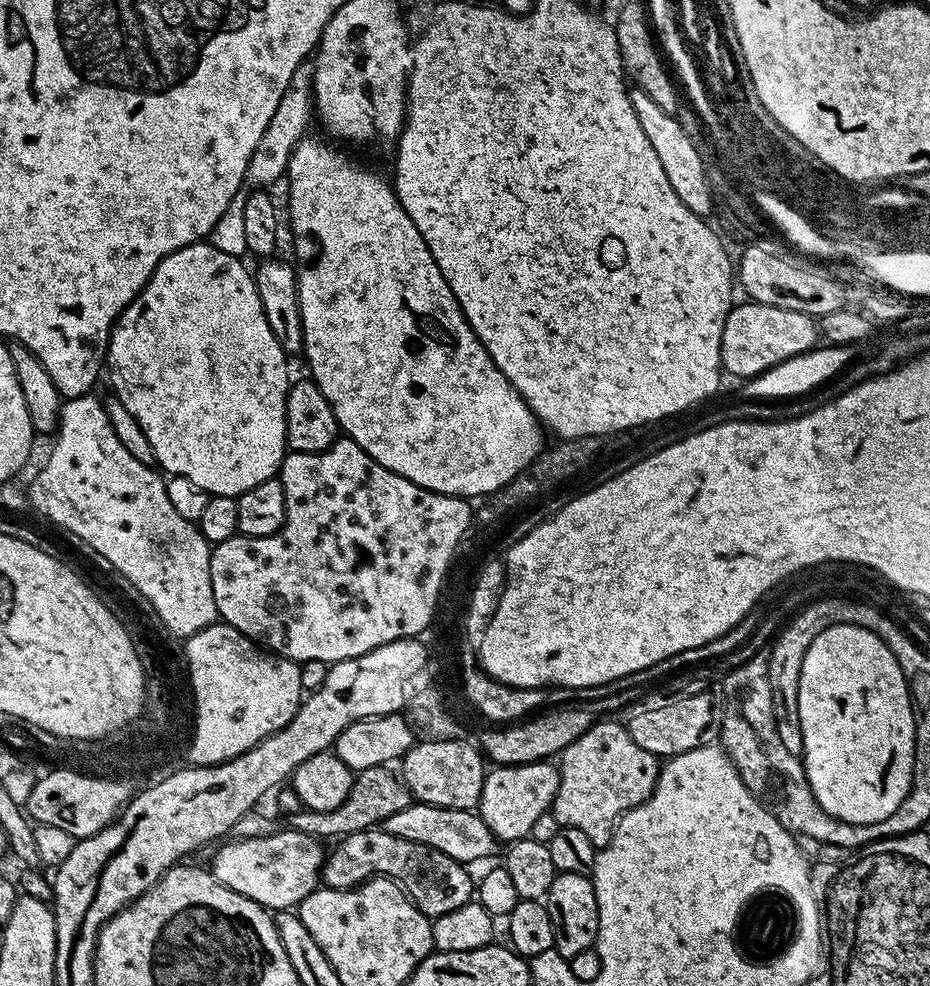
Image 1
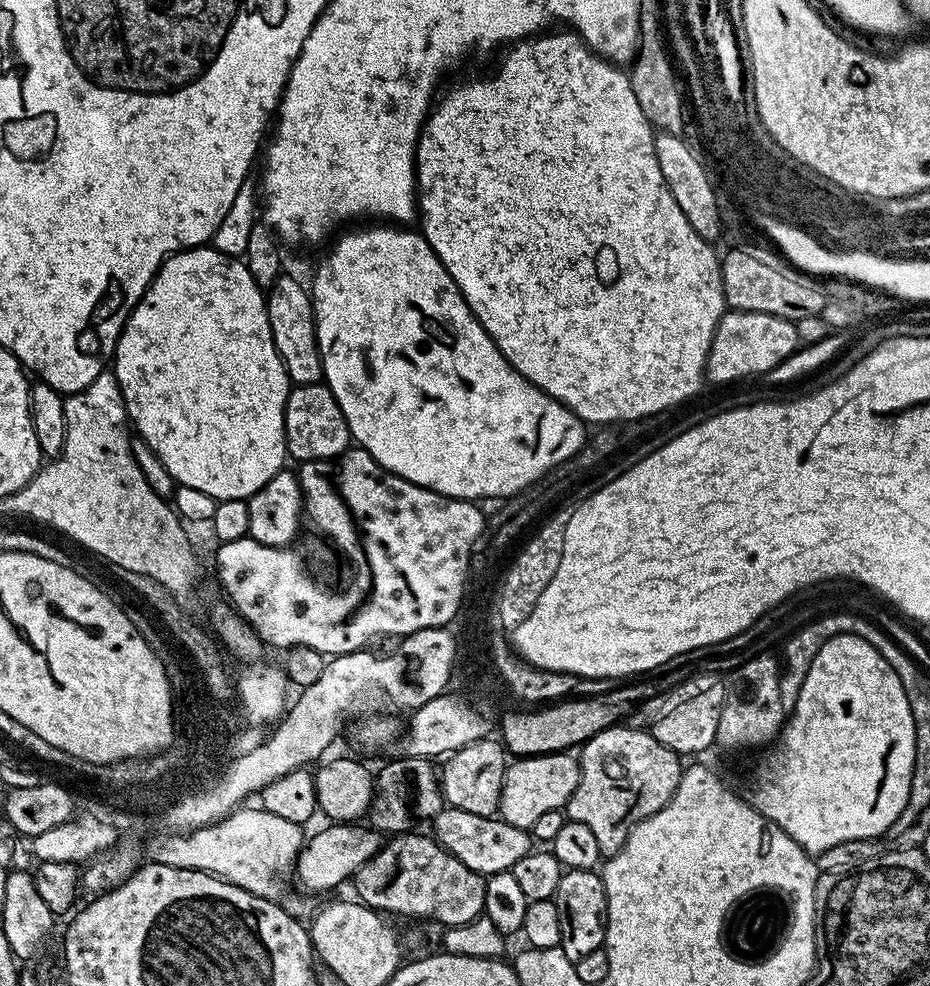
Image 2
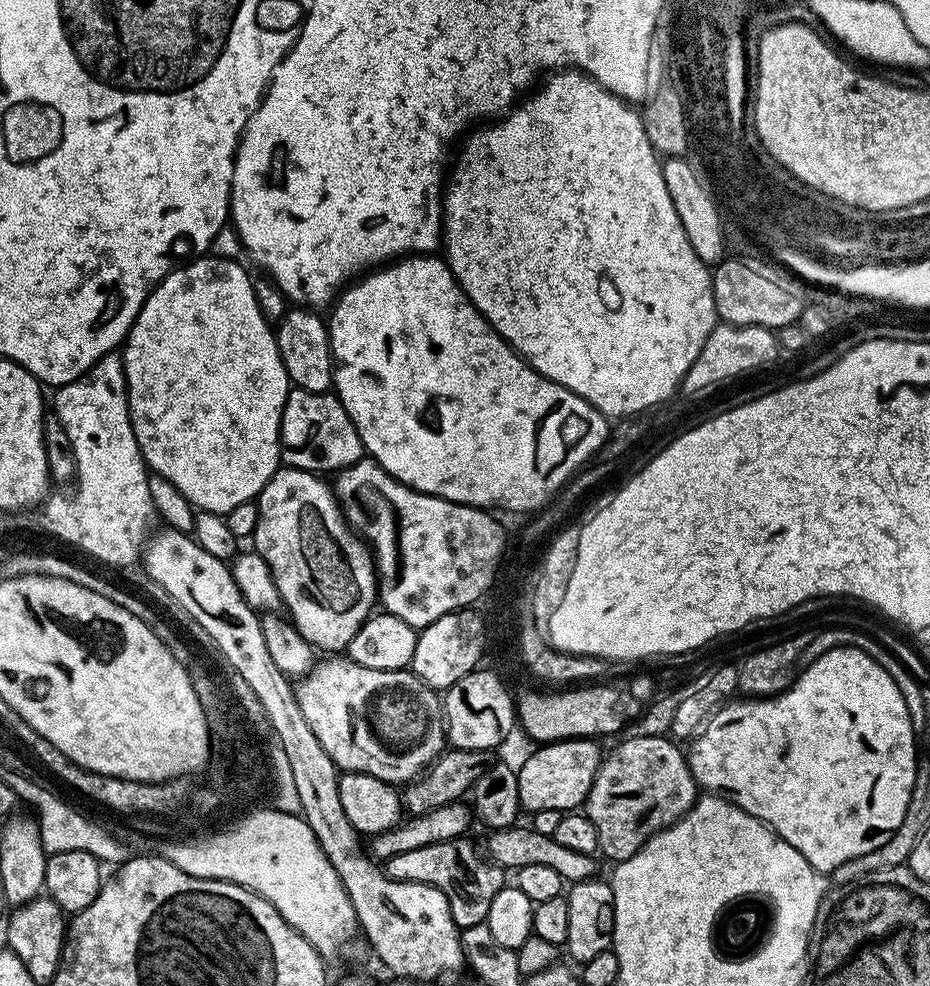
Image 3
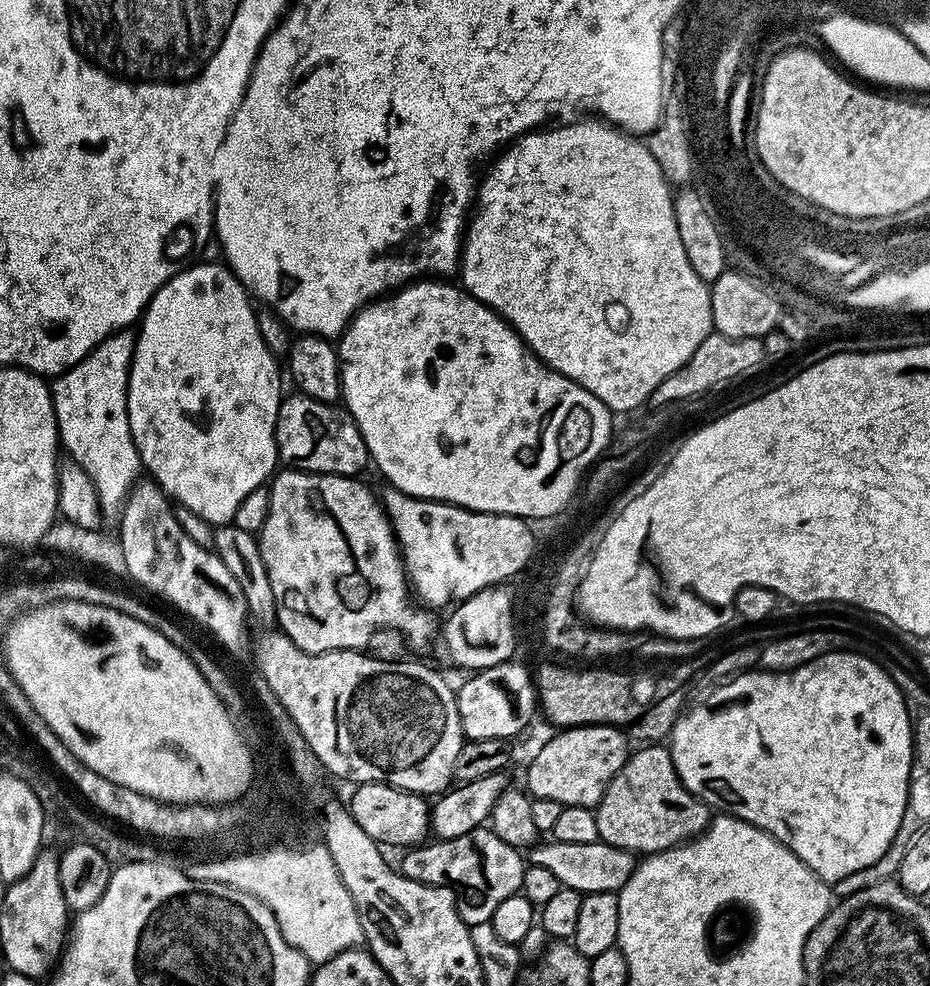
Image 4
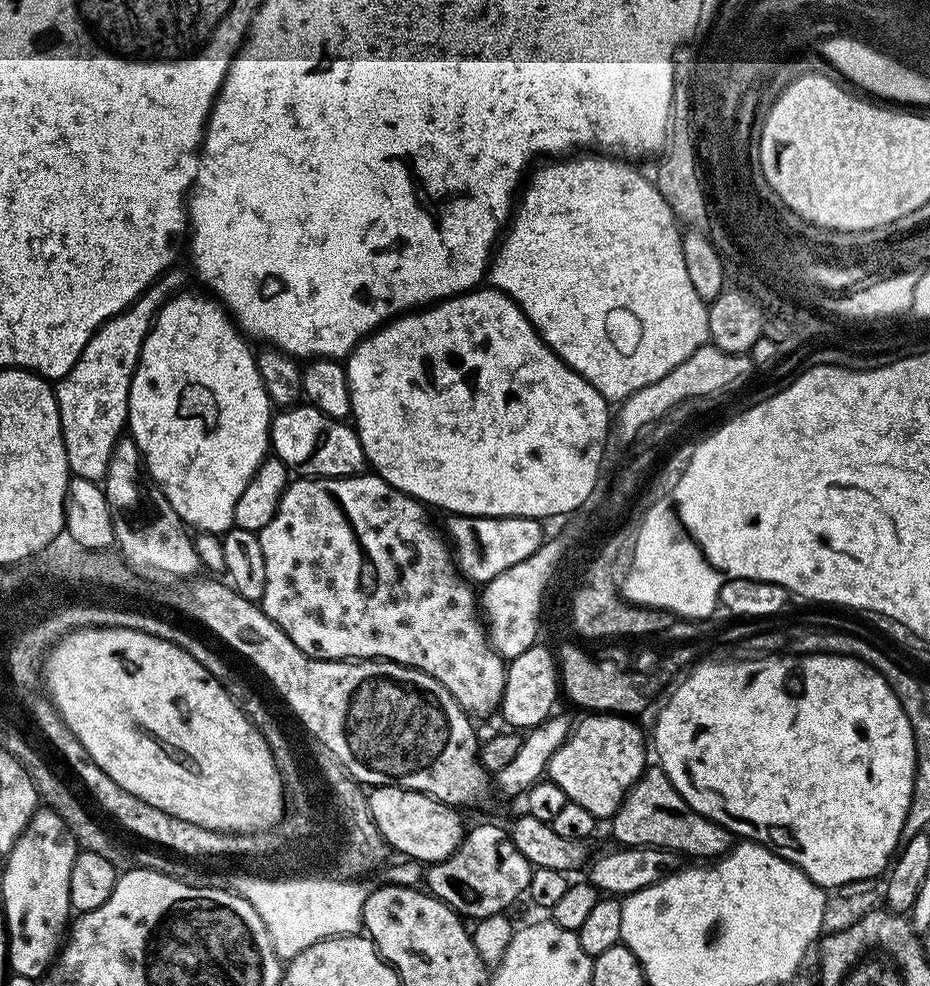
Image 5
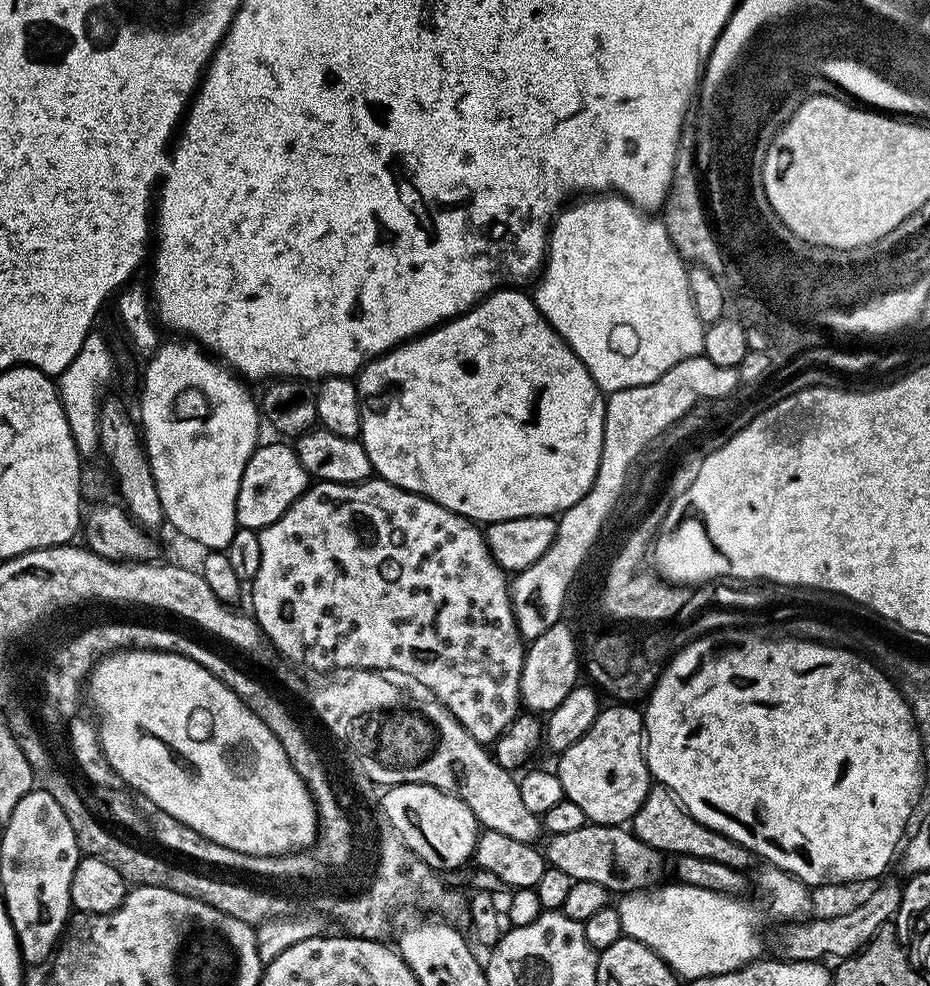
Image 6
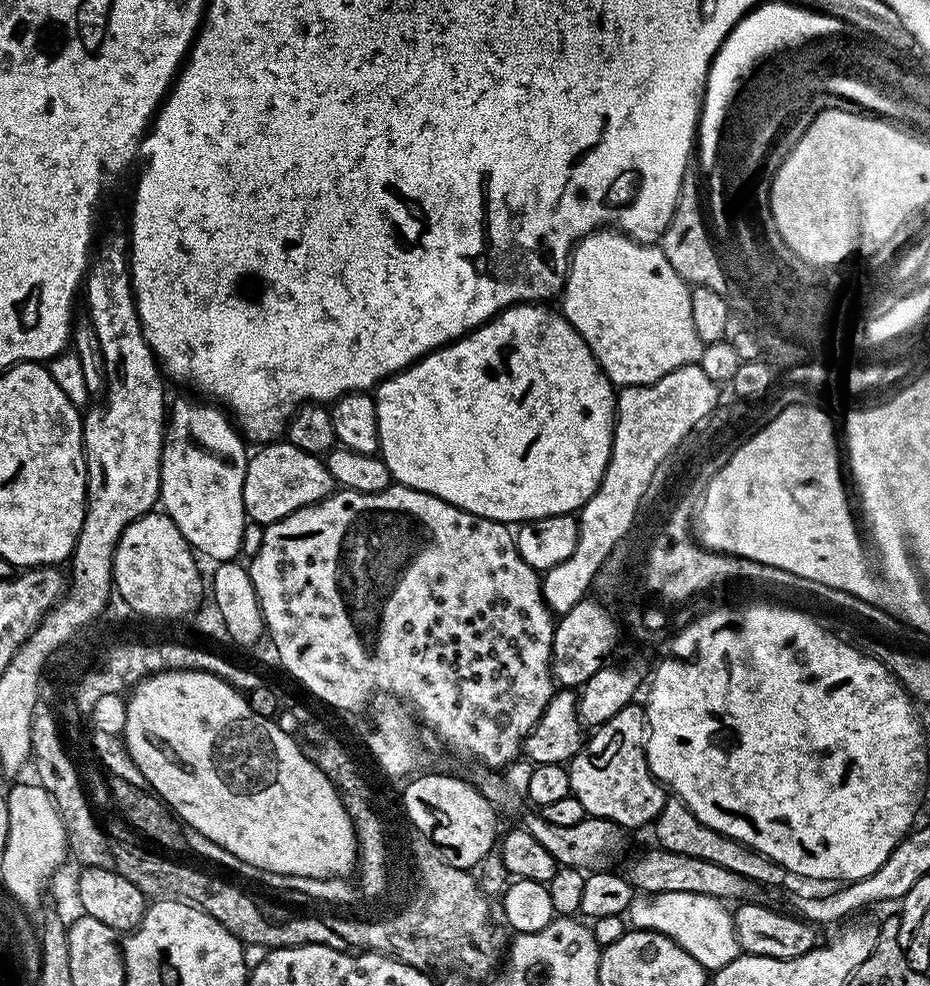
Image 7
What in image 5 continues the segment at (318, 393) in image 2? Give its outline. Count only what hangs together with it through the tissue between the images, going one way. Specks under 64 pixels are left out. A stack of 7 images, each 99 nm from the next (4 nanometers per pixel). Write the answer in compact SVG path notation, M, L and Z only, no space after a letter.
M307 402L277 411L272 418L270 448L275 459L304 478L358 476L365 471L364 447L351 423L335 420Z

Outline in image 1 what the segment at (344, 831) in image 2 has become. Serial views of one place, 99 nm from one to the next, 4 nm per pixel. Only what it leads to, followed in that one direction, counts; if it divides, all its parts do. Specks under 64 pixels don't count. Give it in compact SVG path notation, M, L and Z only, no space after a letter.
M291 826L285 828L285 832L276 830L271 835L236 838L233 844L226 845L210 863L210 871L217 882L269 910L292 910L299 906L311 892L321 887L326 848L315 836L302 834Z

